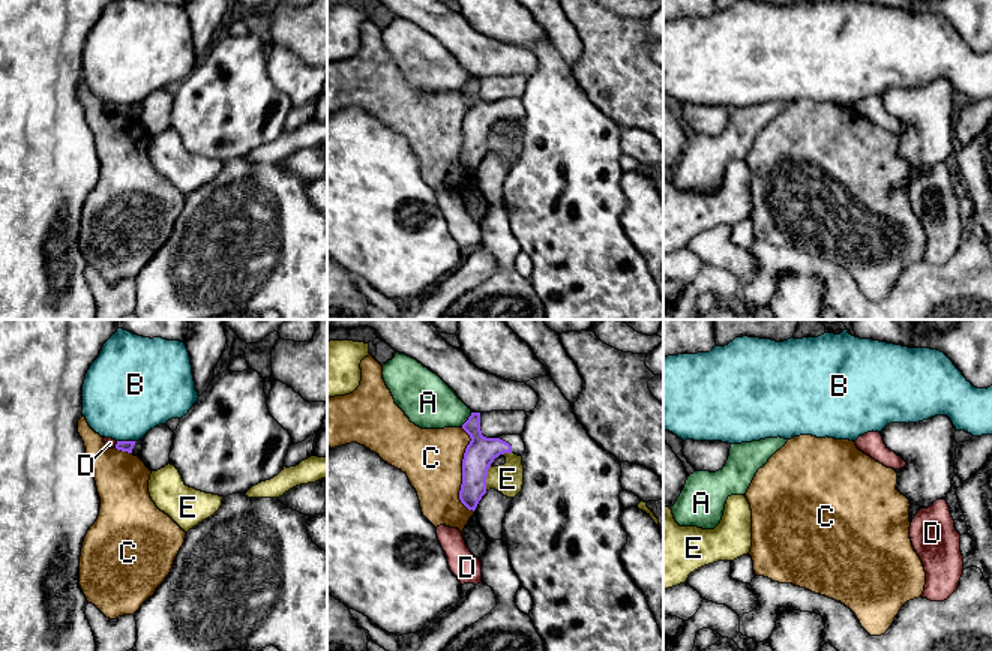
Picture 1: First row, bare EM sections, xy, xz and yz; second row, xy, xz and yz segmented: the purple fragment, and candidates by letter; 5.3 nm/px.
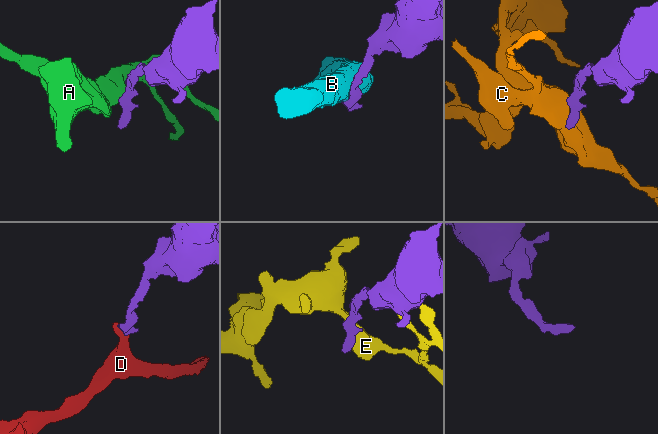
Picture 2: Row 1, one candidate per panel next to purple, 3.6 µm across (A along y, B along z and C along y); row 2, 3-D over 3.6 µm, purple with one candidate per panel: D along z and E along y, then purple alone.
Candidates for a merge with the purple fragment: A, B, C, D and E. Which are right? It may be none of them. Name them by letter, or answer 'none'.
none

